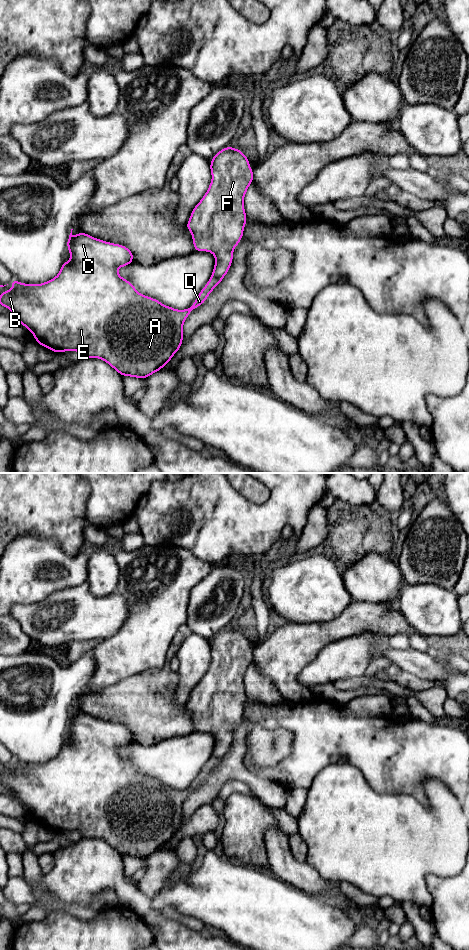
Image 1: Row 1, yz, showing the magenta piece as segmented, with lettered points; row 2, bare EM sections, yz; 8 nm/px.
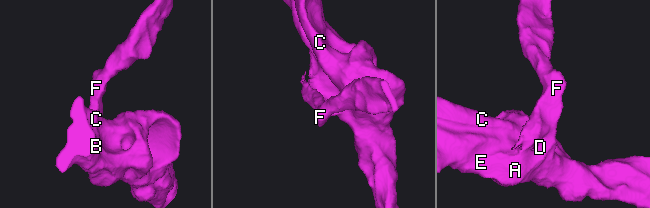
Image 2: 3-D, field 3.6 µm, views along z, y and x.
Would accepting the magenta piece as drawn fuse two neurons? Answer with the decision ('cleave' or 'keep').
keep

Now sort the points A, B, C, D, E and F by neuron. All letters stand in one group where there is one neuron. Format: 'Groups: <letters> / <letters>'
Groups: A B C D E F

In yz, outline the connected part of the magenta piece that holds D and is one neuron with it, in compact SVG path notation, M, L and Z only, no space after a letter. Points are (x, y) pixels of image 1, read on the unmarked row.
M229 626L223 628L221 631L219 631L216 635L212 637L212 641L210 643L210 650L212 654L212 660L209 665L208 671L205 673L204 677L200 680L200 682L194 687L189 701L186 704L186 707L192 713L194 730L211 732L215 736L215 746L209 761L207 762L206 766L200 771L197 779L193 782L190 788L184 790L176 790L170 786L163 785L160 781L154 778L150 778L148 776L140 774L131 764L131 762L122 758L117 752L118 748L127 746L133 742L133 733L127 727L120 724L109 723L100 719L96 719L90 716L89 714L83 712L78 713L76 716L73 716L73 709L71 709L71 713L67 721L67 728L70 732L70 740L68 743L65 743L63 741L59 754L53 759L42 764L24 764L18 762L16 759L13 759L12 762L9 764L12 764L14 768L8 771L4 771L0 775L0 785L9 788L12 791L11 795L15 797L24 807L29 809L29 811L34 815L35 820L38 824L53 830L55 833L60 833L64 831L79 831L82 835L82 838L99 838L104 840L122 856L131 856L135 858L146 859L151 854L159 851L167 843L169 843L174 834L180 829L180 826L183 821L183 804L187 796L194 789L198 788L201 784L203 784L206 781L209 774L223 760L224 756L229 751L233 740L233 730L241 721L243 717L245 703L247 702L247 696L245 694L244 689L244 675L246 674L249 665L253 662L253 651L250 647L249 639L243 634L243 632L240 629L234 629L231 626Z

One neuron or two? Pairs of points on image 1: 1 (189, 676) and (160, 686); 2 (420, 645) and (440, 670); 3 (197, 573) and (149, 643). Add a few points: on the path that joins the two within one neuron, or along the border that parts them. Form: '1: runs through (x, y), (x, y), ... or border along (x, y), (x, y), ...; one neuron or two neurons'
1: border along (176, 672), (177, 686), (174, 693), (174, 703); two neurons
2: border along (413, 648), (426, 652); two neurons
3: runs through (179, 590), (155, 614), (151, 625); one neuron

